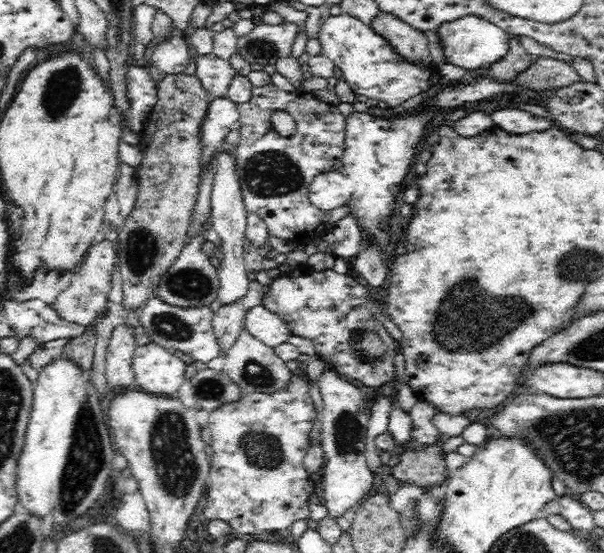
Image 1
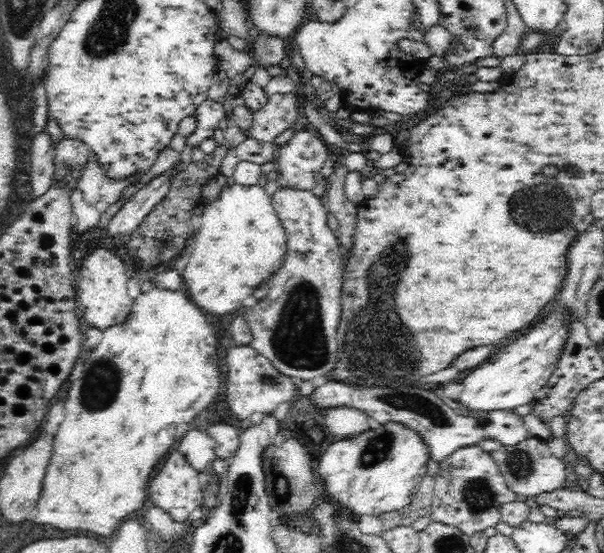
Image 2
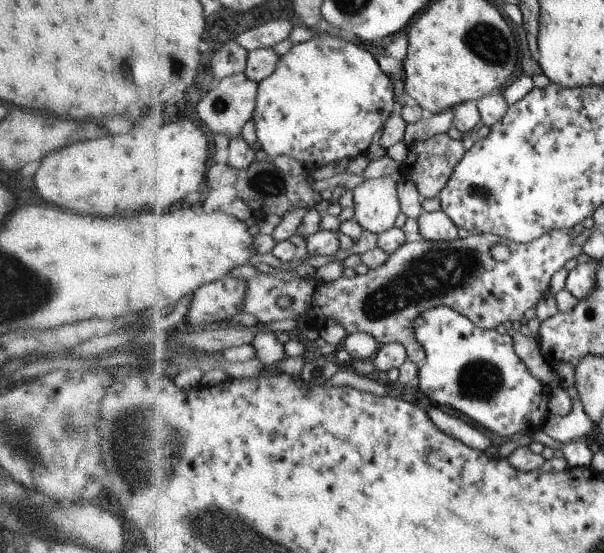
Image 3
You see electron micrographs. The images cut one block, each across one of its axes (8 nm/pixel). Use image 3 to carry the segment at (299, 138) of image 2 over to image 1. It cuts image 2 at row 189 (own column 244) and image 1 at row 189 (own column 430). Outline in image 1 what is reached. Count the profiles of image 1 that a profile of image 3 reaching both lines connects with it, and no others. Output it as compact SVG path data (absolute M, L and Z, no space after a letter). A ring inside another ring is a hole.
M272 83L268 86L253 88L252 98L248 102L238 105L237 109L240 143L234 155L235 169L238 173L238 182L247 212L253 212L265 222L270 236L278 236L290 243L304 245L310 240L322 237L333 228L338 220L348 215L352 210L352 205L347 201L339 208L323 211L314 206L309 199L309 186L314 178L322 173L333 173L334 170L340 170L345 166L343 159L345 158L346 117L340 113L336 105L330 106L330 104L324 104L324 100L318 100L316 94L305 93L302 90L284 92ZM276 110L287 112L294 118L296 132L292 136L284 137L272 127L270 116Z

